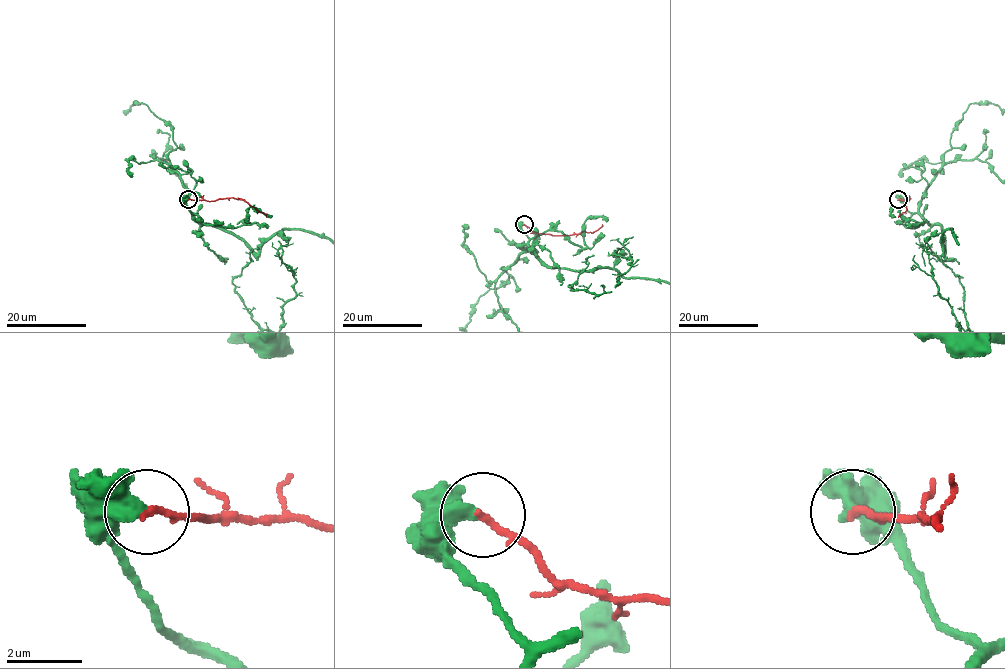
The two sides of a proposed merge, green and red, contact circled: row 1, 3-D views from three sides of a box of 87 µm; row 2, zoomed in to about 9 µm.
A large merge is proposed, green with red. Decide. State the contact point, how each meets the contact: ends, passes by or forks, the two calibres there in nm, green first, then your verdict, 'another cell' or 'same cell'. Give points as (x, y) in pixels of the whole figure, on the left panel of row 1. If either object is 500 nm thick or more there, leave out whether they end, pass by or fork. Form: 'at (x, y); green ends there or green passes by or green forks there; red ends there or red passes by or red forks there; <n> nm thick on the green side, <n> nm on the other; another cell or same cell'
at (188, 199); green ends there; red ends there; 480 nm thick on the green side, 200 nm on the other; another cell

